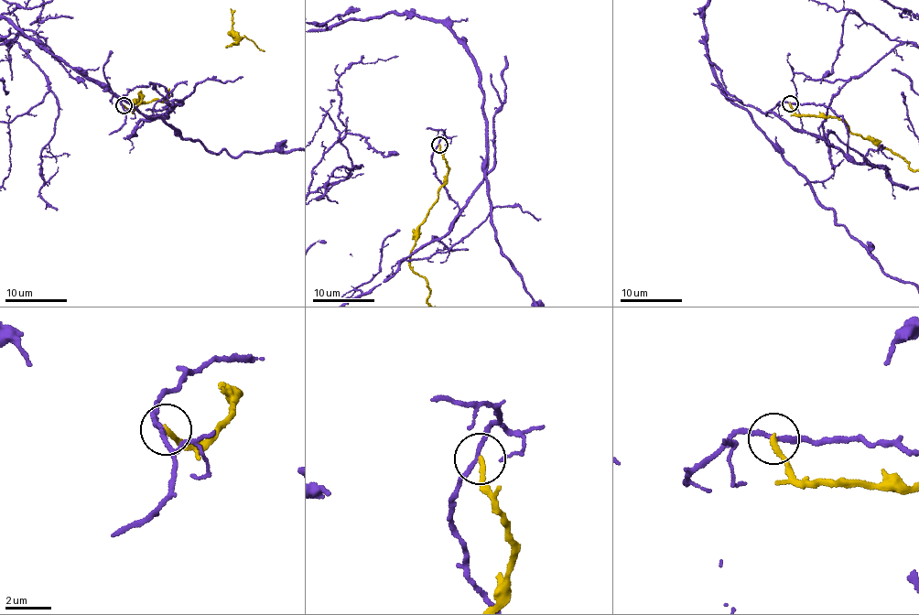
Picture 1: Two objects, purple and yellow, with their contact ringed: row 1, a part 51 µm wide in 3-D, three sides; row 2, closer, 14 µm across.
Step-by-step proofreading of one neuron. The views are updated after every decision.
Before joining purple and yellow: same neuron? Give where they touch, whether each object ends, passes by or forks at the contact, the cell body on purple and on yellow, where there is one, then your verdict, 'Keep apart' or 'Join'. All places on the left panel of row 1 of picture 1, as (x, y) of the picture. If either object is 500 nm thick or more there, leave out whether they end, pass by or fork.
Place: (124, 105). At the ring purple passes by. At the ring yellow ends. Soma of purple: none. Soma of yellow: none. Keep apart

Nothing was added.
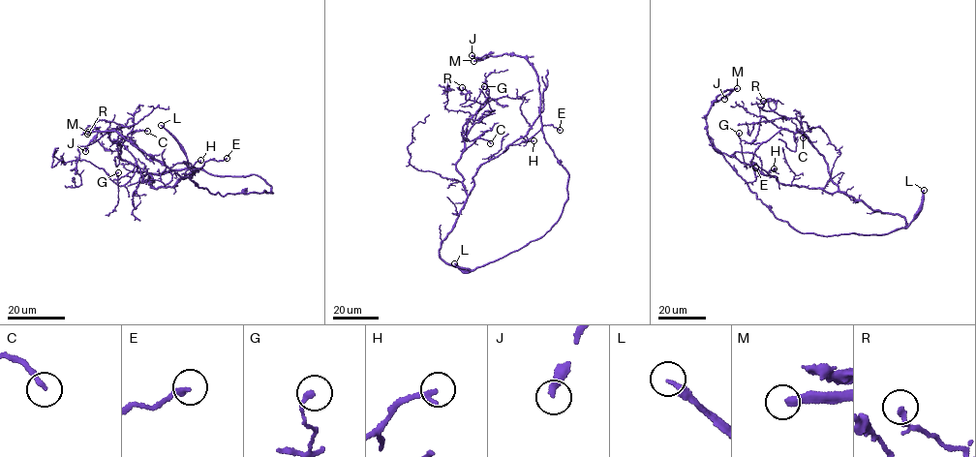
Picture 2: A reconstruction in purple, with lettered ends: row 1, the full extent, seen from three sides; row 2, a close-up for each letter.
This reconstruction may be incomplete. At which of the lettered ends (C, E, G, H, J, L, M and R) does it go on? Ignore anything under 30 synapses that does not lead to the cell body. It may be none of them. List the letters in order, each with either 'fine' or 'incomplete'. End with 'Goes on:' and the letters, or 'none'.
C: fine
E: fine
G: fine
H: fine
J: incomplete
L: incomplete
M: incomplete
R: fine
Goes on: J, L, M

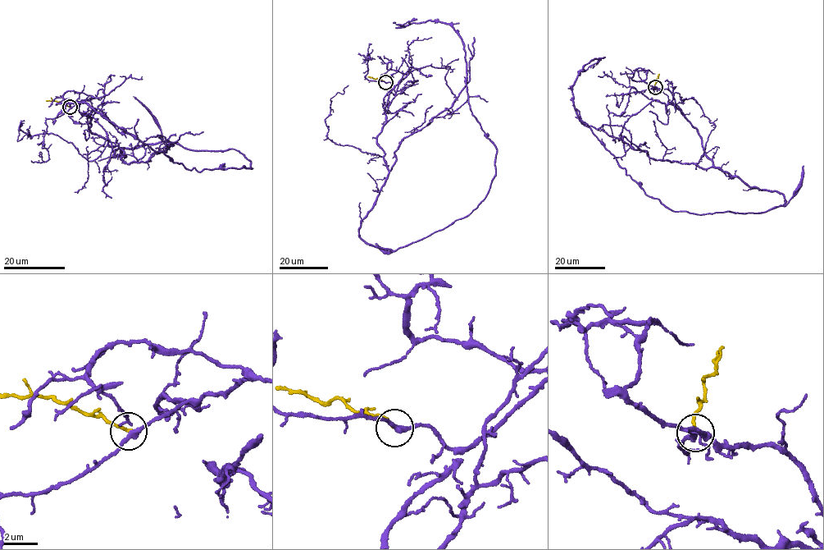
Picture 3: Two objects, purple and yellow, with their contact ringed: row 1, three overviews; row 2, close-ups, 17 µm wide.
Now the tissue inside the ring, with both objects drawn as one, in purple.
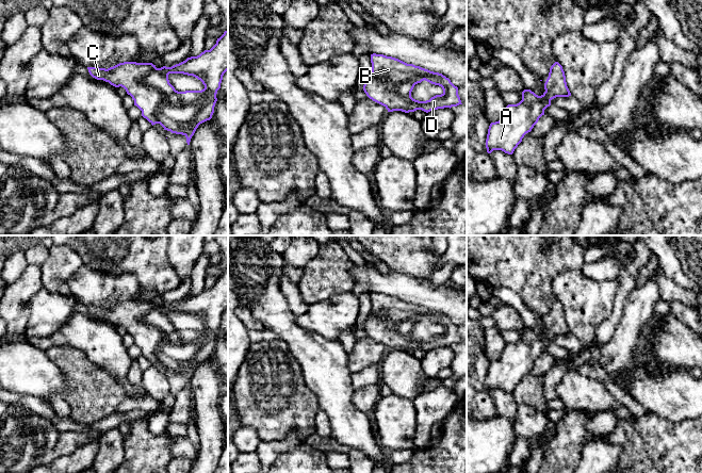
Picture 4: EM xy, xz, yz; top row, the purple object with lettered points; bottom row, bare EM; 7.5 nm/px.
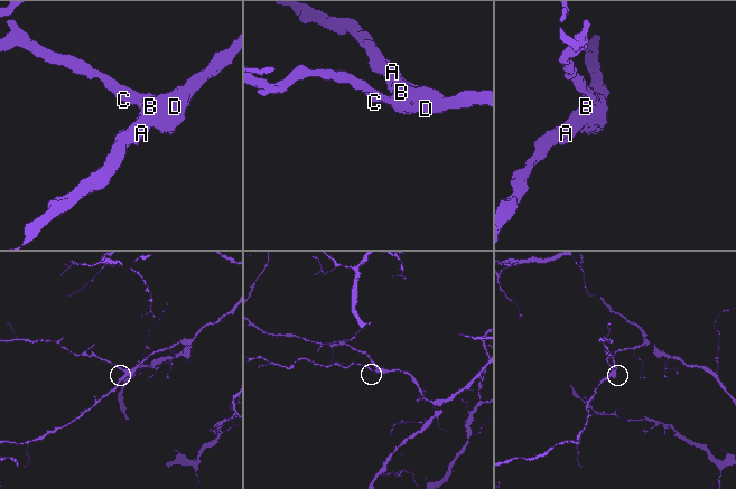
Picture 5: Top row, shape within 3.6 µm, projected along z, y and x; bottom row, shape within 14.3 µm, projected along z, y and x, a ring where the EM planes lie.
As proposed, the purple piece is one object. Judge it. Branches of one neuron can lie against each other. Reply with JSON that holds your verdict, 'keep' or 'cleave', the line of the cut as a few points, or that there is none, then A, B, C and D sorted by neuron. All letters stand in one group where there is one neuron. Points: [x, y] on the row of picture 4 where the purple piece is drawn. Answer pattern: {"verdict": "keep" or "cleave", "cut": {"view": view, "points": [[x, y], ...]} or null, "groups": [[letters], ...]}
{"verdict": "keep", "cut": null, "groups": [["A", "B", "C", "D"]]}

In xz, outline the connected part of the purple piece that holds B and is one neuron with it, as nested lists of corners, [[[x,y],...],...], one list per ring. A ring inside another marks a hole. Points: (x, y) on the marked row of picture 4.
[[[371,54],[372,71],[364,82],[363,91],[373,101],[383,105],[388,112],[405,113],[422,110],[426,113],[461,103],[458,87],[448,78],[439,72],[407,64],[398,59],[383,54]],[[422,81],[442,87],[443,93],[426,101],[411,97],[415,84]]]

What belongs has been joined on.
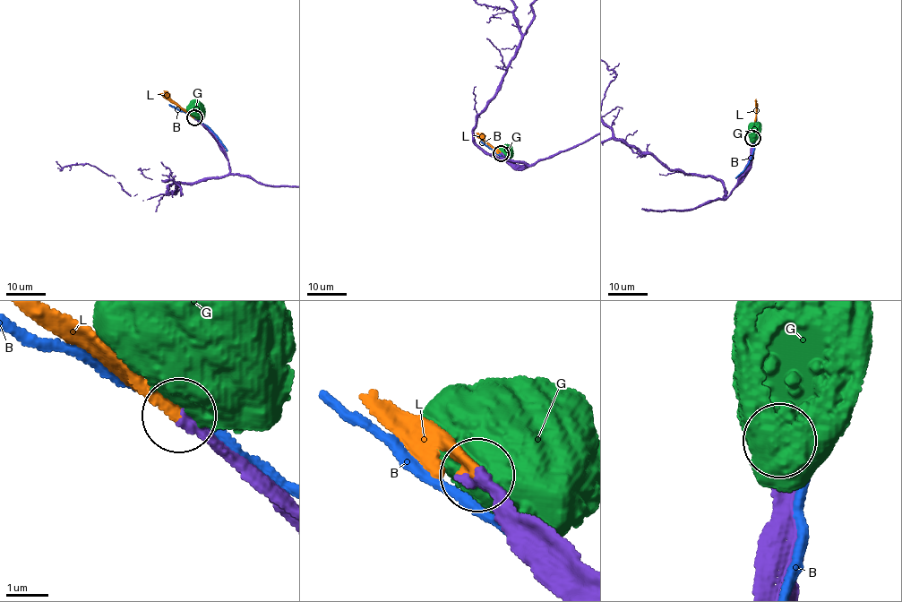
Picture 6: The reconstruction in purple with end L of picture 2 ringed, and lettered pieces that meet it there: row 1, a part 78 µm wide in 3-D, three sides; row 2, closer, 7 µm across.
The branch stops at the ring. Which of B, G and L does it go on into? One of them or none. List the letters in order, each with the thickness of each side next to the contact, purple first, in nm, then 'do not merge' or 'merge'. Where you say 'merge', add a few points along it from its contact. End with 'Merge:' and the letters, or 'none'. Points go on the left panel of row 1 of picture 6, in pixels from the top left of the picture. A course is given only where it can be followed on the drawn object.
B: calibres 320 and 200 nm; do not merge
G: calibres 360 and 650 nm; do not merge
L: calibres 360 and 280 nm; merge; course (193, 117), (159, 93)
Merge: L

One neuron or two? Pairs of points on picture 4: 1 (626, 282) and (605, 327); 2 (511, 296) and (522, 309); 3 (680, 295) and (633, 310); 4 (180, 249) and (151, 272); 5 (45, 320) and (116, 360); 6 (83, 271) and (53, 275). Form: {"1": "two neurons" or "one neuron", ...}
{"1": "one neuron", "2": "one neuron", "3": "two neurons", "4": "two neurons", "5": "two neurons", "6": "two neurons"}

